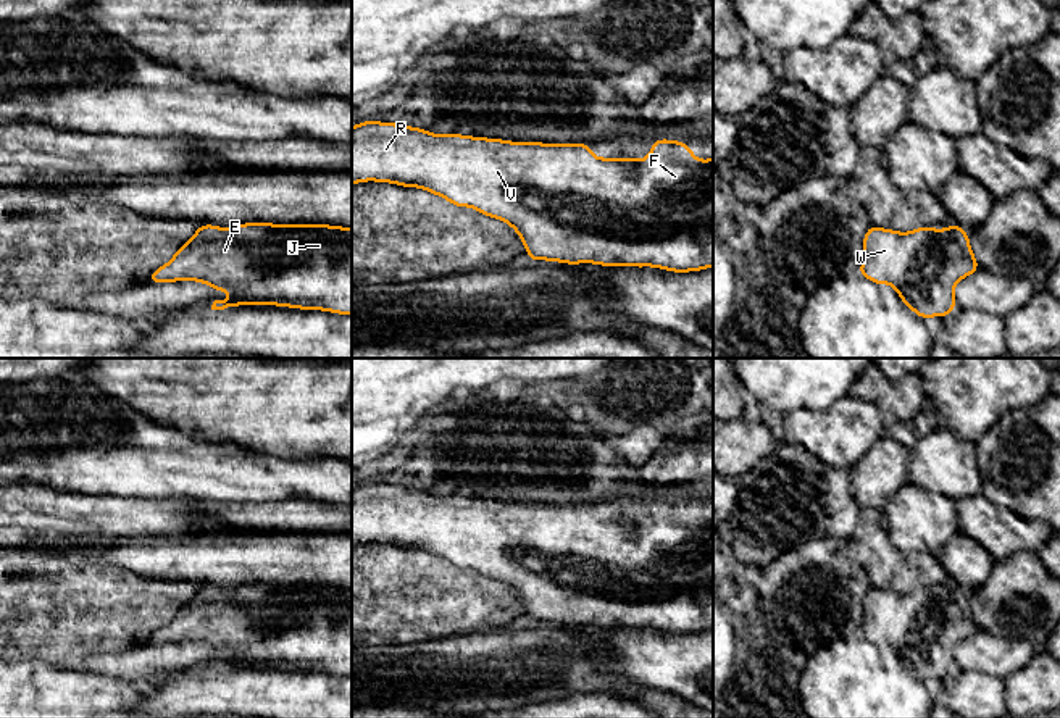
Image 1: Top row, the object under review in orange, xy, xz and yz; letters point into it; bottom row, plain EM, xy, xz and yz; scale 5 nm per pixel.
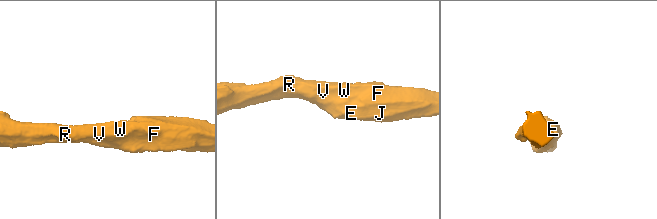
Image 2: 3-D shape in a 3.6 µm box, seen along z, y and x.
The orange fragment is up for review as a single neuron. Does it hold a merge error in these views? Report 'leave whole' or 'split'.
leave whole

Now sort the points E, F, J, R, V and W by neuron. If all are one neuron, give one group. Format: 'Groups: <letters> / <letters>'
Groups: E F J R V W

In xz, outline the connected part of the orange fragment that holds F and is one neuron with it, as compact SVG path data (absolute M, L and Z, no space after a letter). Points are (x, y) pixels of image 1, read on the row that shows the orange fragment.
M363 121L352 127L352 184L378 181L403 187L419 187L447 198L455 207L469 207L486 216L508 223L526 245L528 258L561 261L568 265L595 263L603 266L655 266L660 269L687 273L713 266L713 158L697 160L681 140L653 140L647 158L597 158L587 144L539 144L508 142L500 139L469 137L460 134L436 136L426 129L394 123Z

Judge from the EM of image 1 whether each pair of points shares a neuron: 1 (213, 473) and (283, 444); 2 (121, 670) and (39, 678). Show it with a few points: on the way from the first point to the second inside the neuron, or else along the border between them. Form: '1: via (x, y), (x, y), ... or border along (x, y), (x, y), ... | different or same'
1: border along (228, 441), (278, 457), (302, 459) | different
2: border along (78, 667), (136, 681) | different

